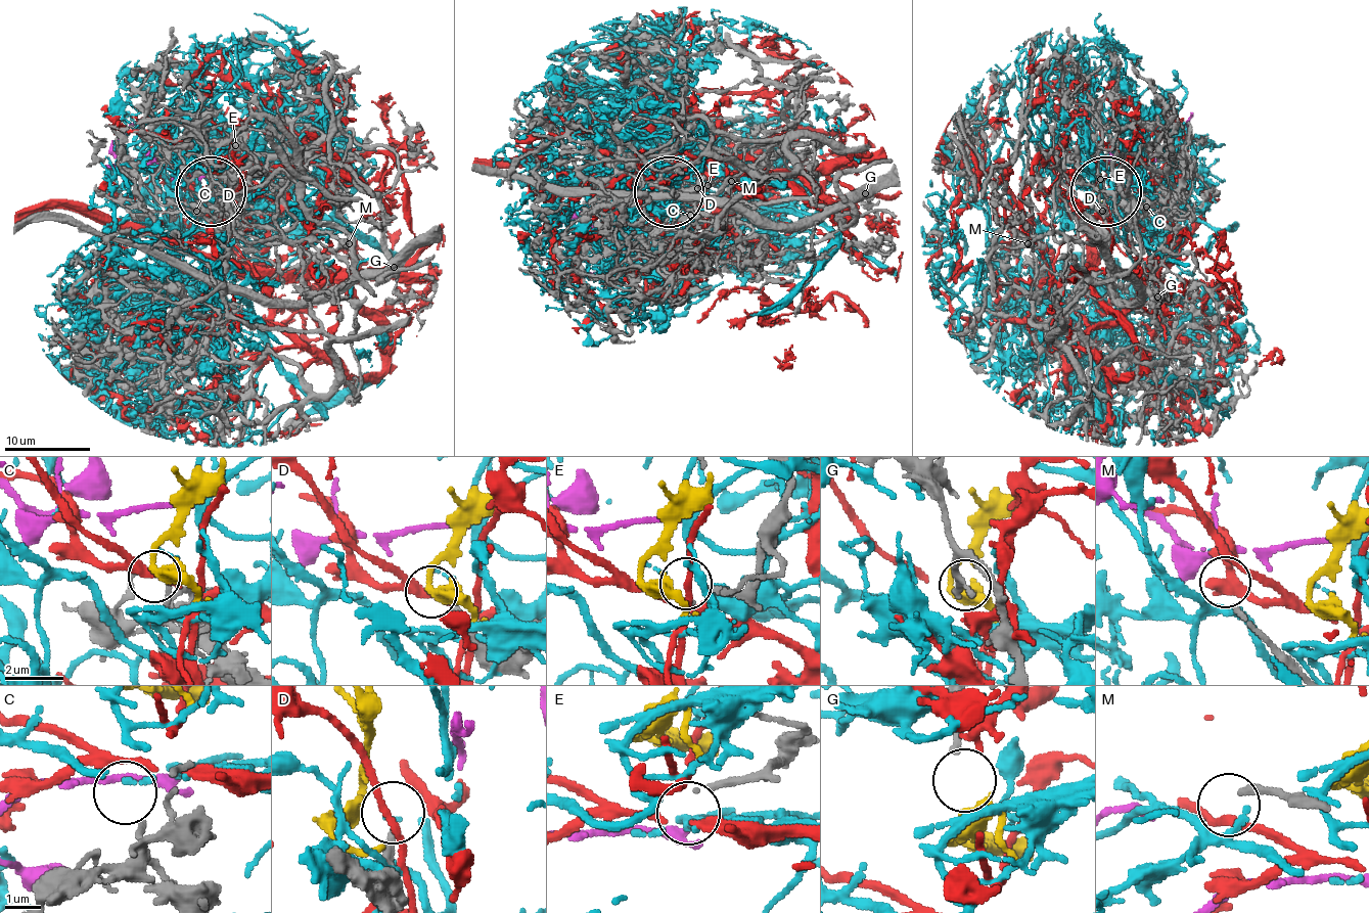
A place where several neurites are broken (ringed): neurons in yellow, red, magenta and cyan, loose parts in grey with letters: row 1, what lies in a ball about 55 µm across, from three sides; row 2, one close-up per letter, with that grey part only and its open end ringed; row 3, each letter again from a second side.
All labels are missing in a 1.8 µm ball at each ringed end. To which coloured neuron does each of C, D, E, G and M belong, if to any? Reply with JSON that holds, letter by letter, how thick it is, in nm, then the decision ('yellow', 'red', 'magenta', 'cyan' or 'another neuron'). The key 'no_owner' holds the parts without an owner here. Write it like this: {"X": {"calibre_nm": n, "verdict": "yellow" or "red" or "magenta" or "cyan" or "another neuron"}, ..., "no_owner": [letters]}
{"C": {"calibre_nm": 140, "verdict": "cyan"}, "D": {"calibre_nm": 240, "verdict": "another neuron"}, "E": {"calibre_nm": 130, "verdict": "red"}, "G": {"calibre_nm": 140, "verdict": "yellow"}, "M": {"calibre_nm": 150, "verdict": "another neuron"}, "no_owner": ["D", "M"]}

